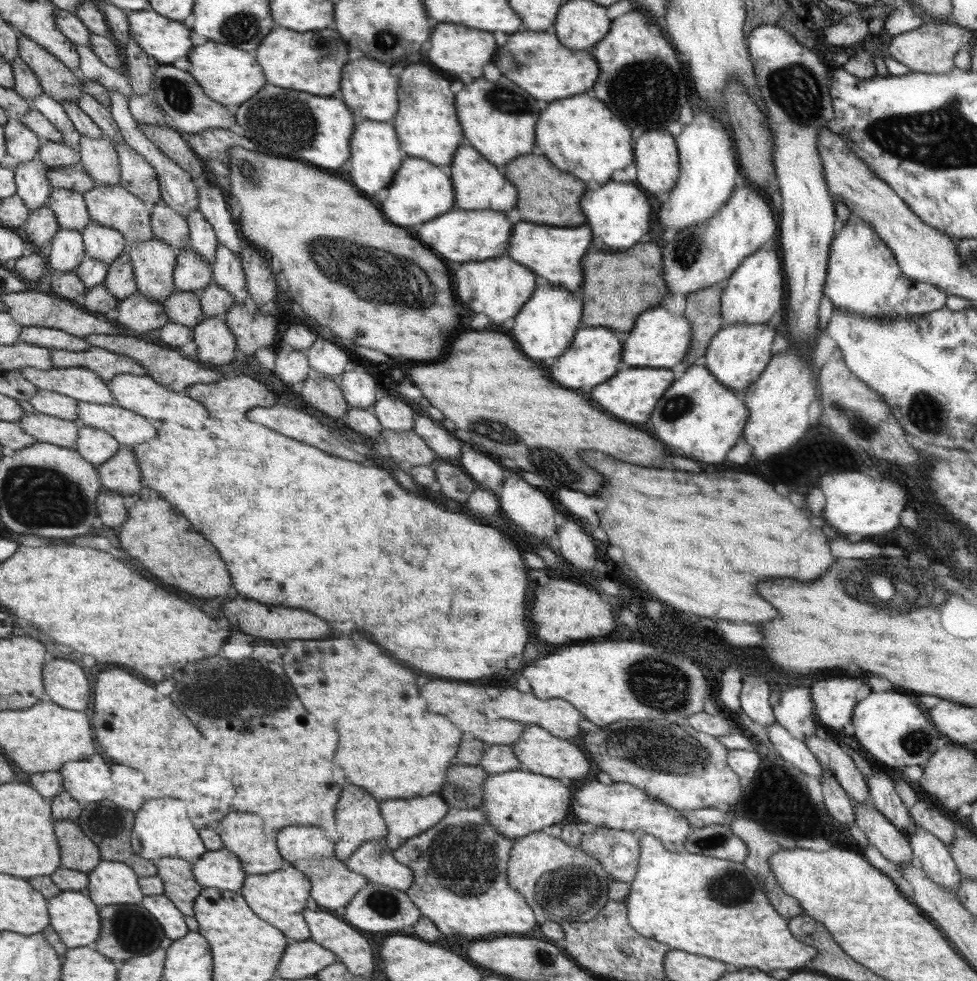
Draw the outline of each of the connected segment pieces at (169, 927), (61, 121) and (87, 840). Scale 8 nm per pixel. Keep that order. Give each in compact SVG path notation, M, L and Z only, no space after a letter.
M166 895L145 896L140 904L161 923L170 940L178 940L190 932L184 921L185 914Z
M44 92L40 93L40 96L35 96L32 102L33 108L45 115L61 131L61 134L64 135L63 143L79 151L81 147L79 140L82 136L74 128L73 122L64 110L64 107L56 99Z
M60 820L56 824L61 849L61 867L89 873L101 862L100 846L82 831L80 824Z

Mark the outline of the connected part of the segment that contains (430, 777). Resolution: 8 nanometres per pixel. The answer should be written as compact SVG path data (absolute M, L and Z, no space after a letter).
M351 632L350 636L344 636L344 638L288 640L280 663L284 666L290 683L293 684L294 688L297 688L297 694L301 696L302 704L305 704L307 708L310 706L310 714L314 714L314 718L322 718L322 722L326 722L326 724L334 722L338 726L338 730L342 730L342 750L338 750L338 766L346 766L346 774L350 774L350 784L362 786L364 790L370 790L370 794L374 794L374 798L382 798L381 801L423 797L429 795L430 792L438 792L440 784L445 782L444 772L446 772L446 768L456 762L456 750L458 750L458 744L462 740L462 730L456 728L446 716L436 716L436 714L428 712L426 702L420 698L420 690L414 684L416 674L412 670L396 664L390 656L384 654L384 650L378 644L366 640L364 636L360 636L356 632Z

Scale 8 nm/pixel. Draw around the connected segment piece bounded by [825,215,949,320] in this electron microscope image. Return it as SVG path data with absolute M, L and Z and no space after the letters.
M853 215L848 222L840 225L838 237L834 238L833 246L830 249L829 275L826 277L825 293L833 302L834 307L872 320L884 318L902 320L906 317L932 313L933 310L946 307L946 299L949 295L941 287L906 276L898 267L897 257L893 254L893 250L886 246L881 236L868 223Z

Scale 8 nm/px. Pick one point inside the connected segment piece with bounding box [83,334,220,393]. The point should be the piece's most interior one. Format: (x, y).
(169, 367)

